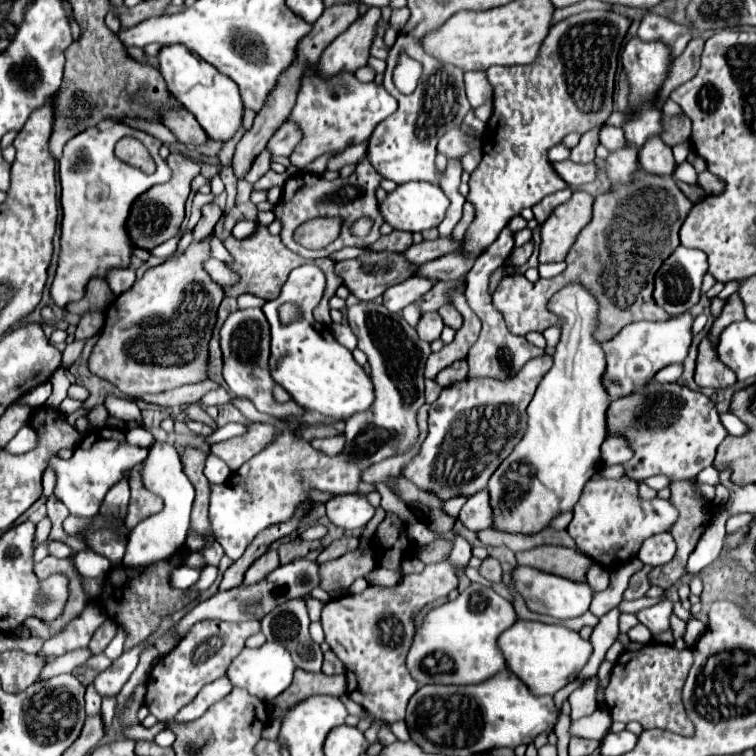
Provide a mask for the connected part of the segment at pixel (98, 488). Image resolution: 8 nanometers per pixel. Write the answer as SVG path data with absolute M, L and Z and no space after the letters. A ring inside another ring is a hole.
M96 428L90 430L82 442L76 446L70 460L62 460L60 456L48 458L48 468L56 472L56 488L54 496L60 498L70 514L92 518L98 514L106 492L122 478L124 470L140 464L146 458L148 450L130 446L124 440L124 430L120 428Z

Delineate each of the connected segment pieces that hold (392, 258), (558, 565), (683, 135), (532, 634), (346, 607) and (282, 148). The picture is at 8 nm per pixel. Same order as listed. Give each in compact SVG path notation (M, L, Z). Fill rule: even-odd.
M372 252L356 260L336 262L336 272L344 280L344 286L364 302L384 294L392 284L410 278L414 268L398 252Z
M538 546L526 552L518 552L516 562L520 566L530 566L530 568L544 570L556 576L564 576L572 580L586 580L584 574L592 560L564 546Z
M666 116L666 136L662 136L664 144L666 146L676 146L676 144L682 144L690 138L690 132L692 132L692 124L686 116L680 116L680 118L668 118Z
M518 620L518 624L514 624L514 628L508 628L498 640L502 654L506 656L508 668L536 696L556 694L560 688L564 688L578 676L578 672L588 664L592 656L590 640L584 640L576 630L570 630L562 624Z
M458 534L452 540L452 552L450 552L448 560L428 564L420 574L408 574L408 576L404 576L402 584L398 584L394 588L368 586L362 594L356 594L356 596L348 594L348 596L334 598L328 604L324 604L324 608L322 608L322 628L324 628L324 636L326 636L328 646L332 648L332 652L346 666L346 676L348 676L348 690L346 690L346 694L356 704L360 704L362 708L366 708L370 714L384 718L388 724L392 724L396 720L404 720L408 700L420 688L418 682L410 676L410 672L406 668L406 654L408 654L408 650L412 646L414 632L416 632L414 630L414 616L426 604L434 602L436 598L448 596L448 592L458 586L458 572L468 568L470 558L472 558L472 548L470 548L468 540Z
M284 122L282 128L270 138L268 148L272 152L272 156L290 156L294 146L302 140L302 128L296 122Z

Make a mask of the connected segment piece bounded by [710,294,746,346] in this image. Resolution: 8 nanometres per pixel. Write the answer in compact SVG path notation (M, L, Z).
M732 294L732 296L728 298L728 304L722 308L722 314L714 320L714 324L712 324L712 328L710 328L710 342L712 342L714 346L718 346L718 340L720 340L722 330L724 330L728 324L738 322L738 320L744 320L744 318L746 318L746 316L744 316L744 304L742 304L742 300L740 300L736 294Z

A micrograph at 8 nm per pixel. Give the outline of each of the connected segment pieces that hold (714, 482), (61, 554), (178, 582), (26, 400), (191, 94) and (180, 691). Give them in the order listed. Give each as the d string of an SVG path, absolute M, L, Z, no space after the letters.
M708 466L708 468L704 468L698 476L696 476L696 482L700 482L700 484L710 484L710 486L718 486L720 484L720 476L718 476L718 470L716 468L712 468L712 466Z
M51 540L48 552L50 552L52 556L56 556L56 558L66 558L66 556L72 554L72 548L68 548L66 544L58 540Z
M190 566L176 568L174 576L172 576L172 584L176 588L190 588L200 580L200 572L202 572L200 568L190 568Z
M50 381L45 382L31 392L23 395L14 403L25 404L31 408L39 407L45 404L46 400L52 393L52 384Z
M180 44L164 46L158 54L158 70L164 76L170 92L182 102L182 106L194 114L198 124L204 128L208 138L226 142L242 128L244 104L238 92L238 86L228 78L222 76L212 64L206 64L202 58L194 56L190 50L182 48Z
M206 620L194 624L190 632L180 640L180 644L164 656L164 660L158 660L152 668L148 682L146 682L146 694L144 694L144 706L154 714L158 720L168 722L174 720L174 716L190 704L196 694L202 690L202 686L218 680L226 674L230 662L242 652L244 642L248 636L258 632L258 622L222 622L222 620Z

